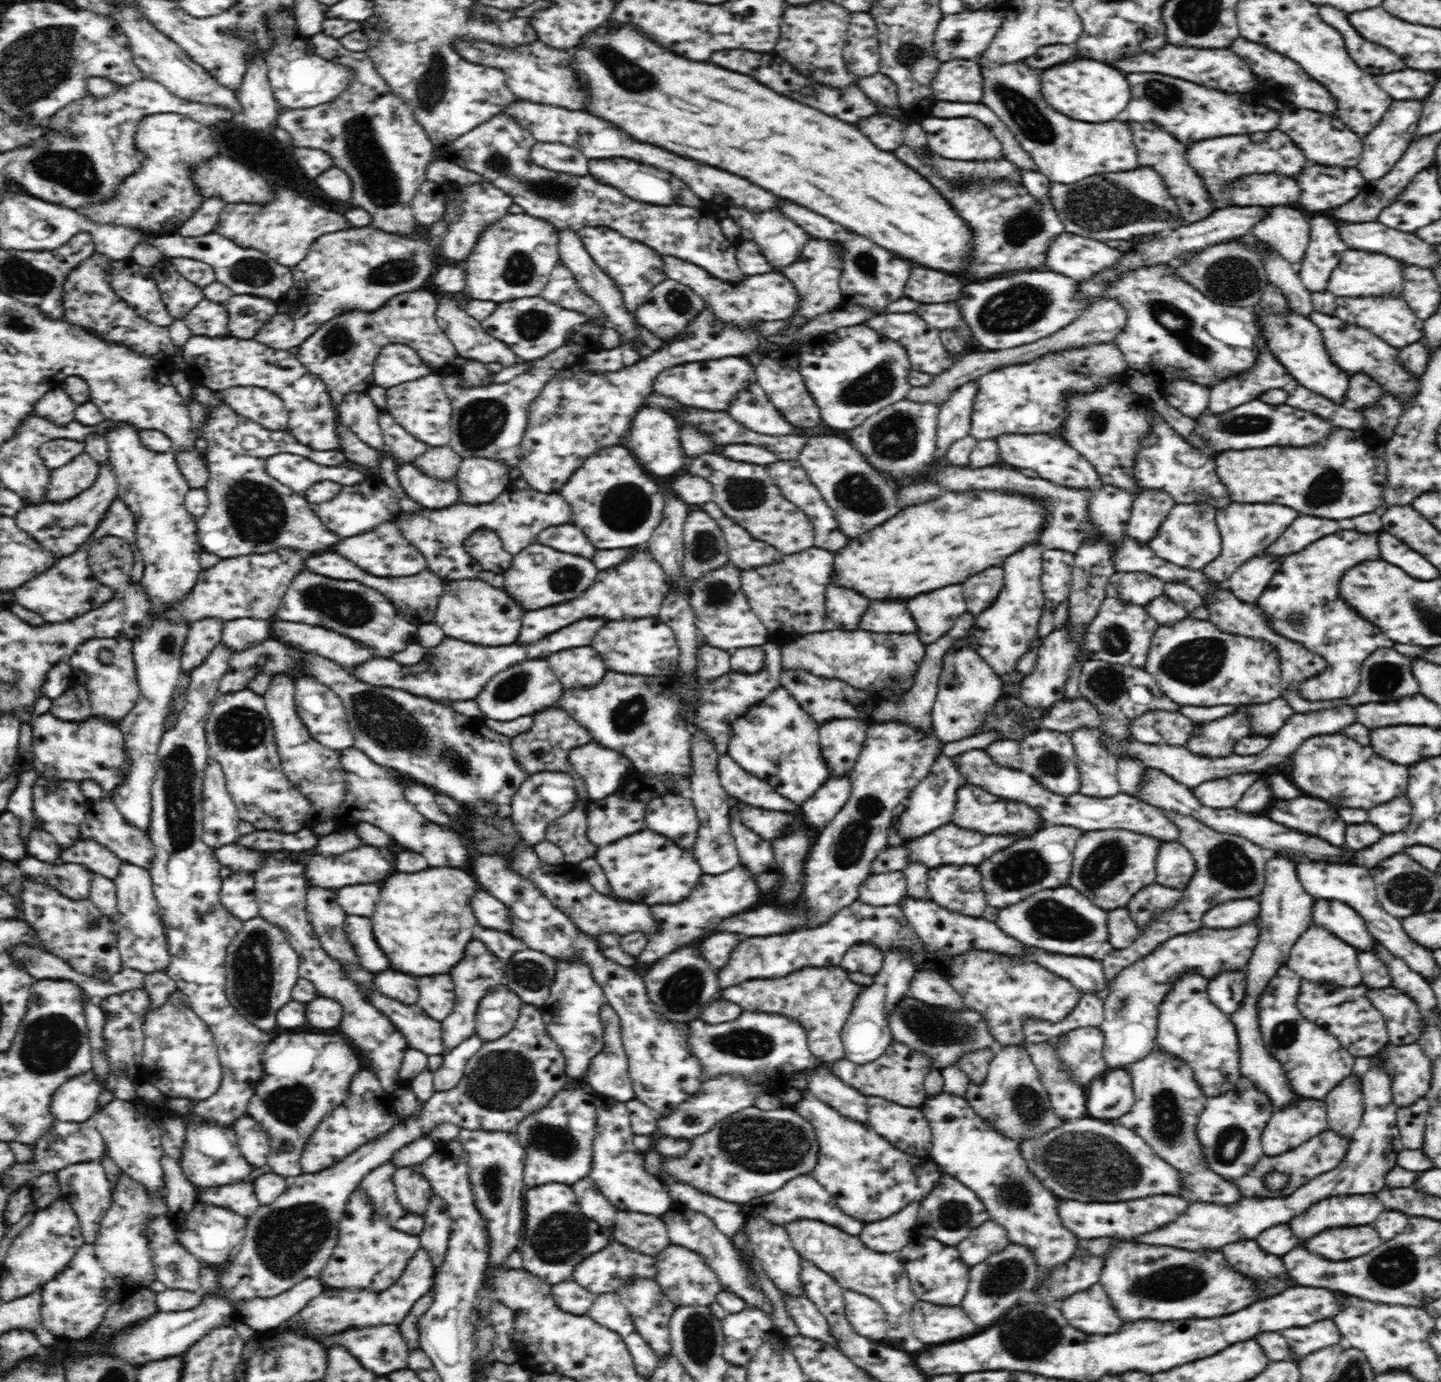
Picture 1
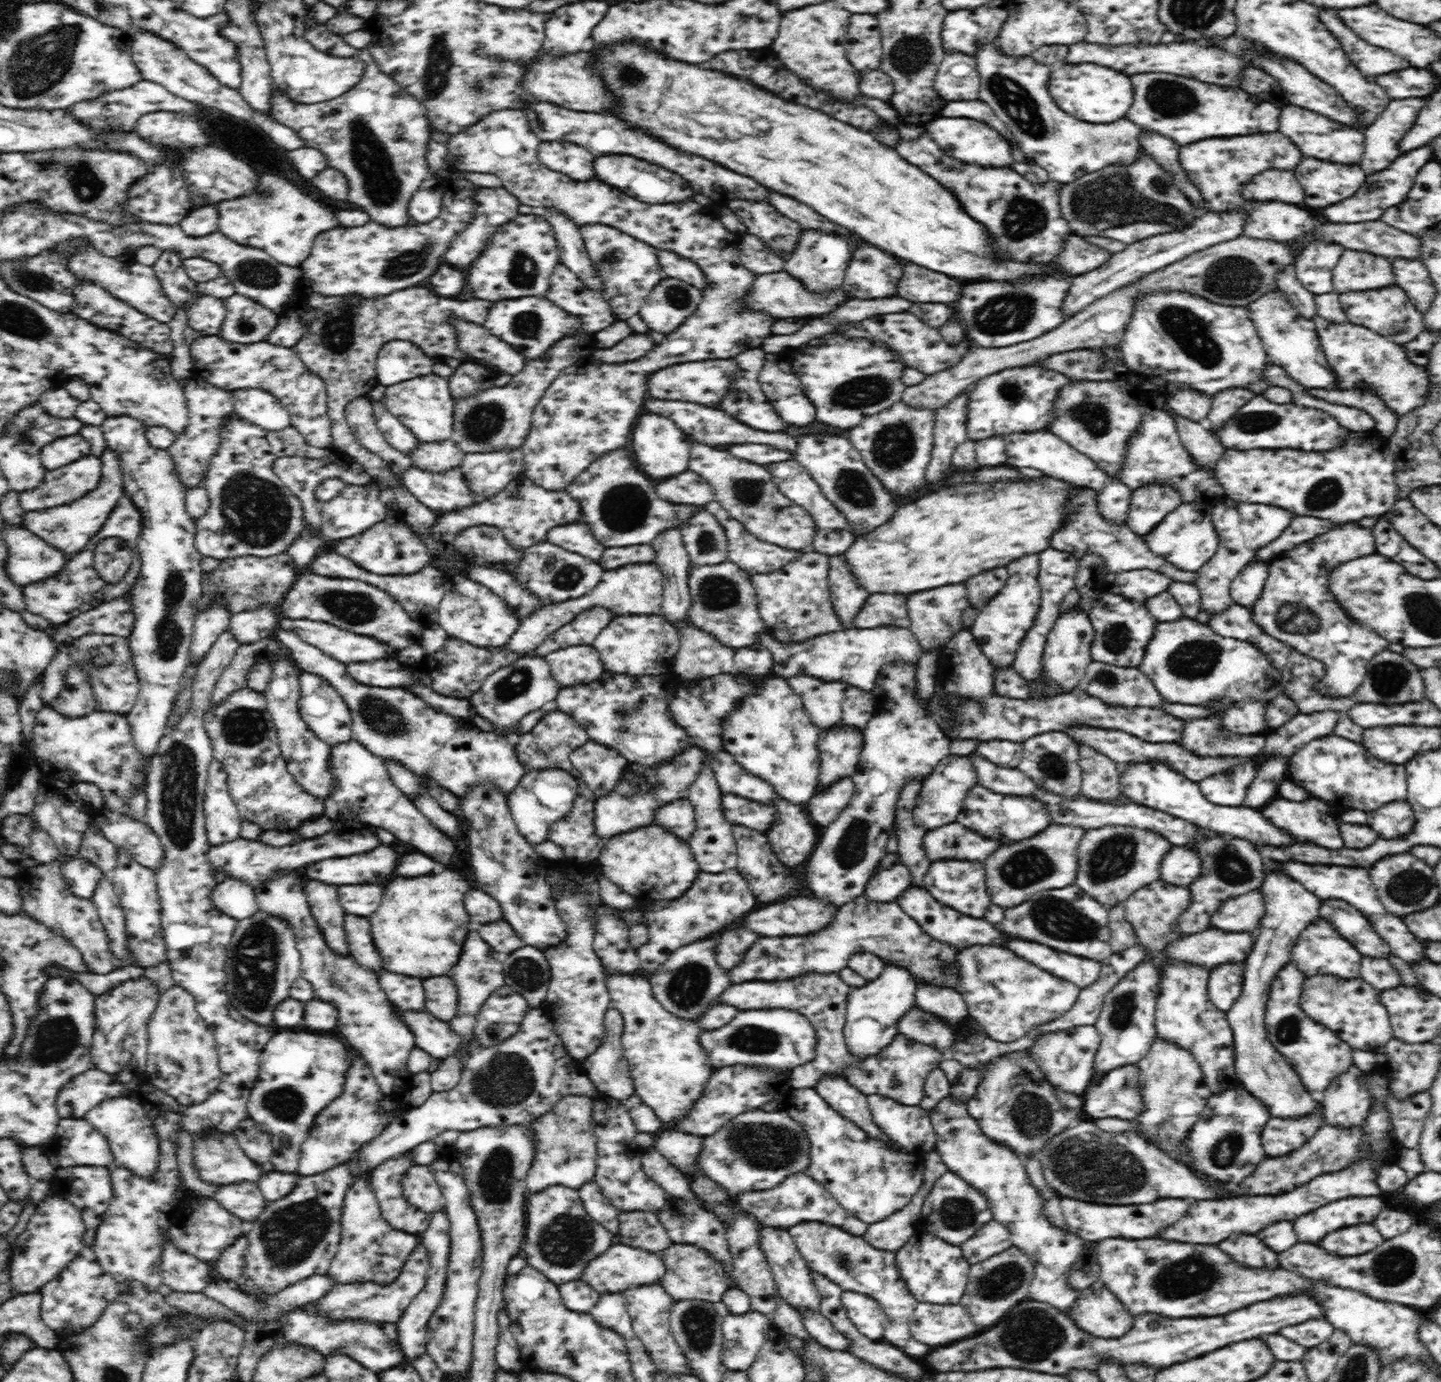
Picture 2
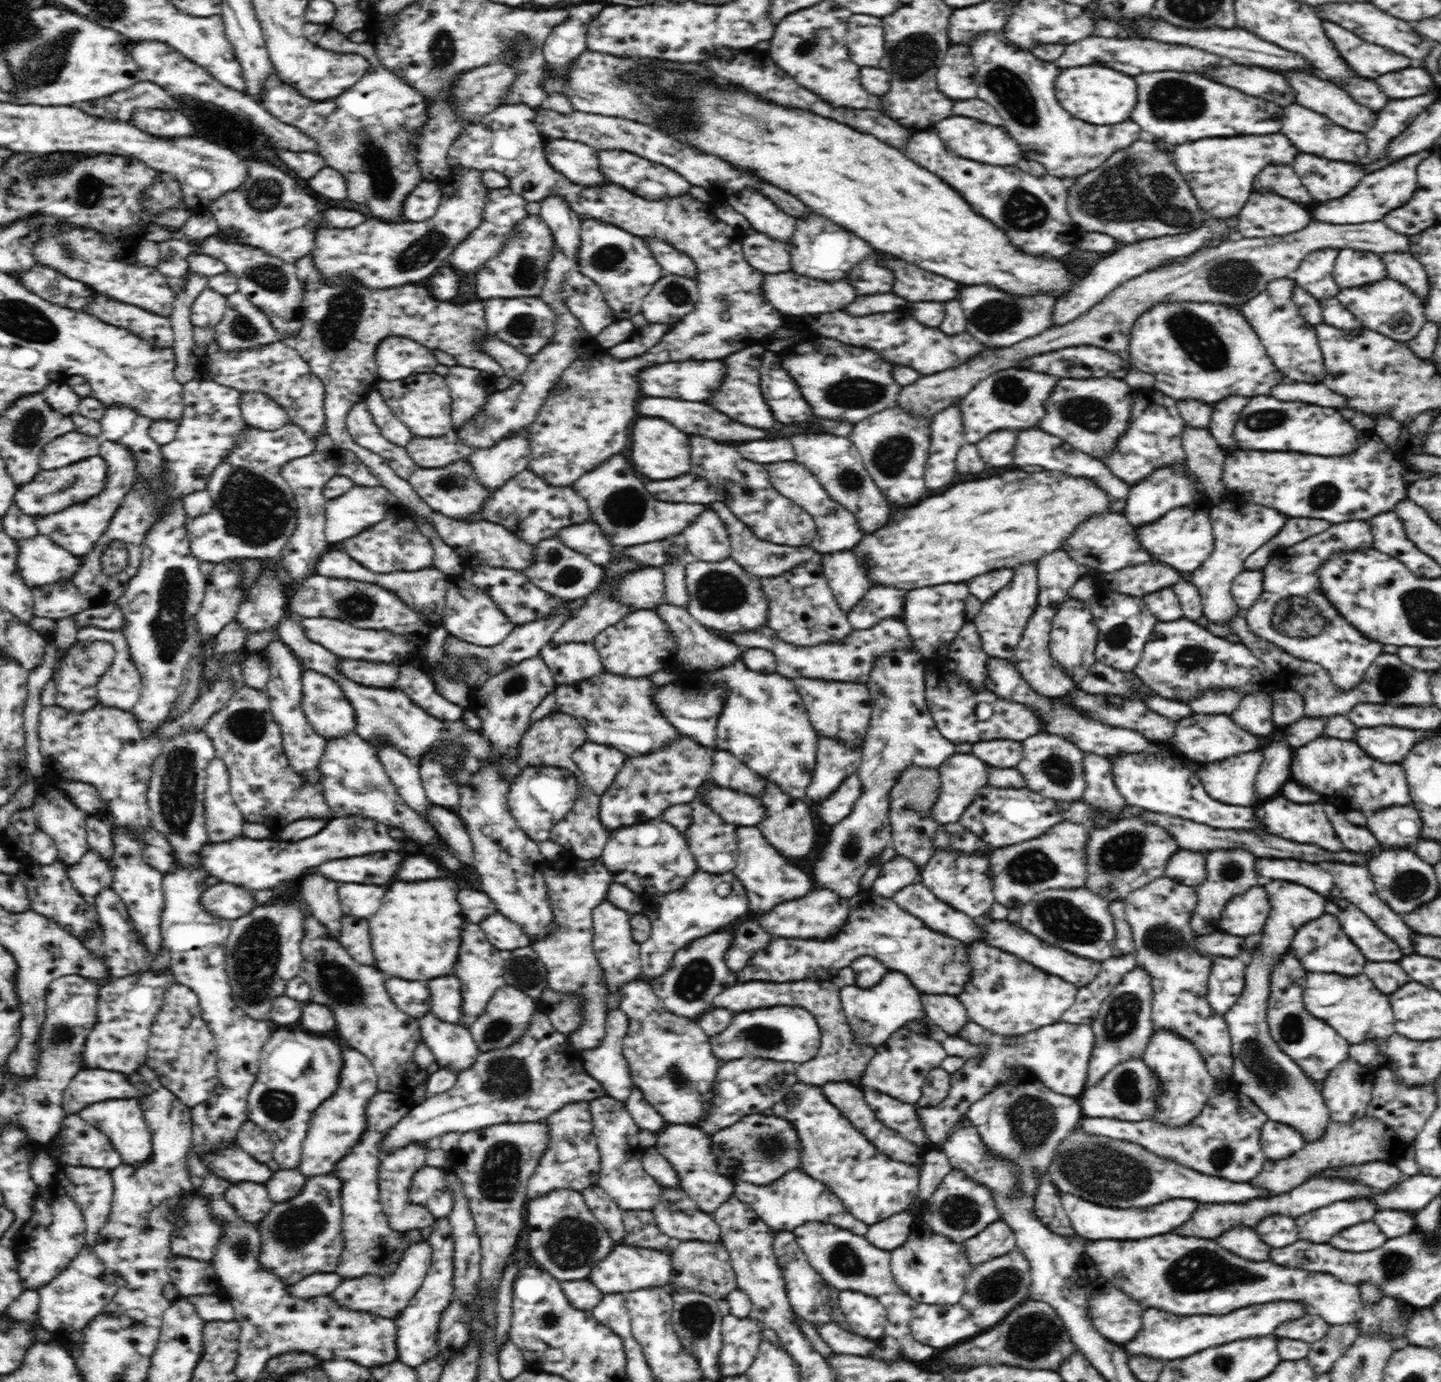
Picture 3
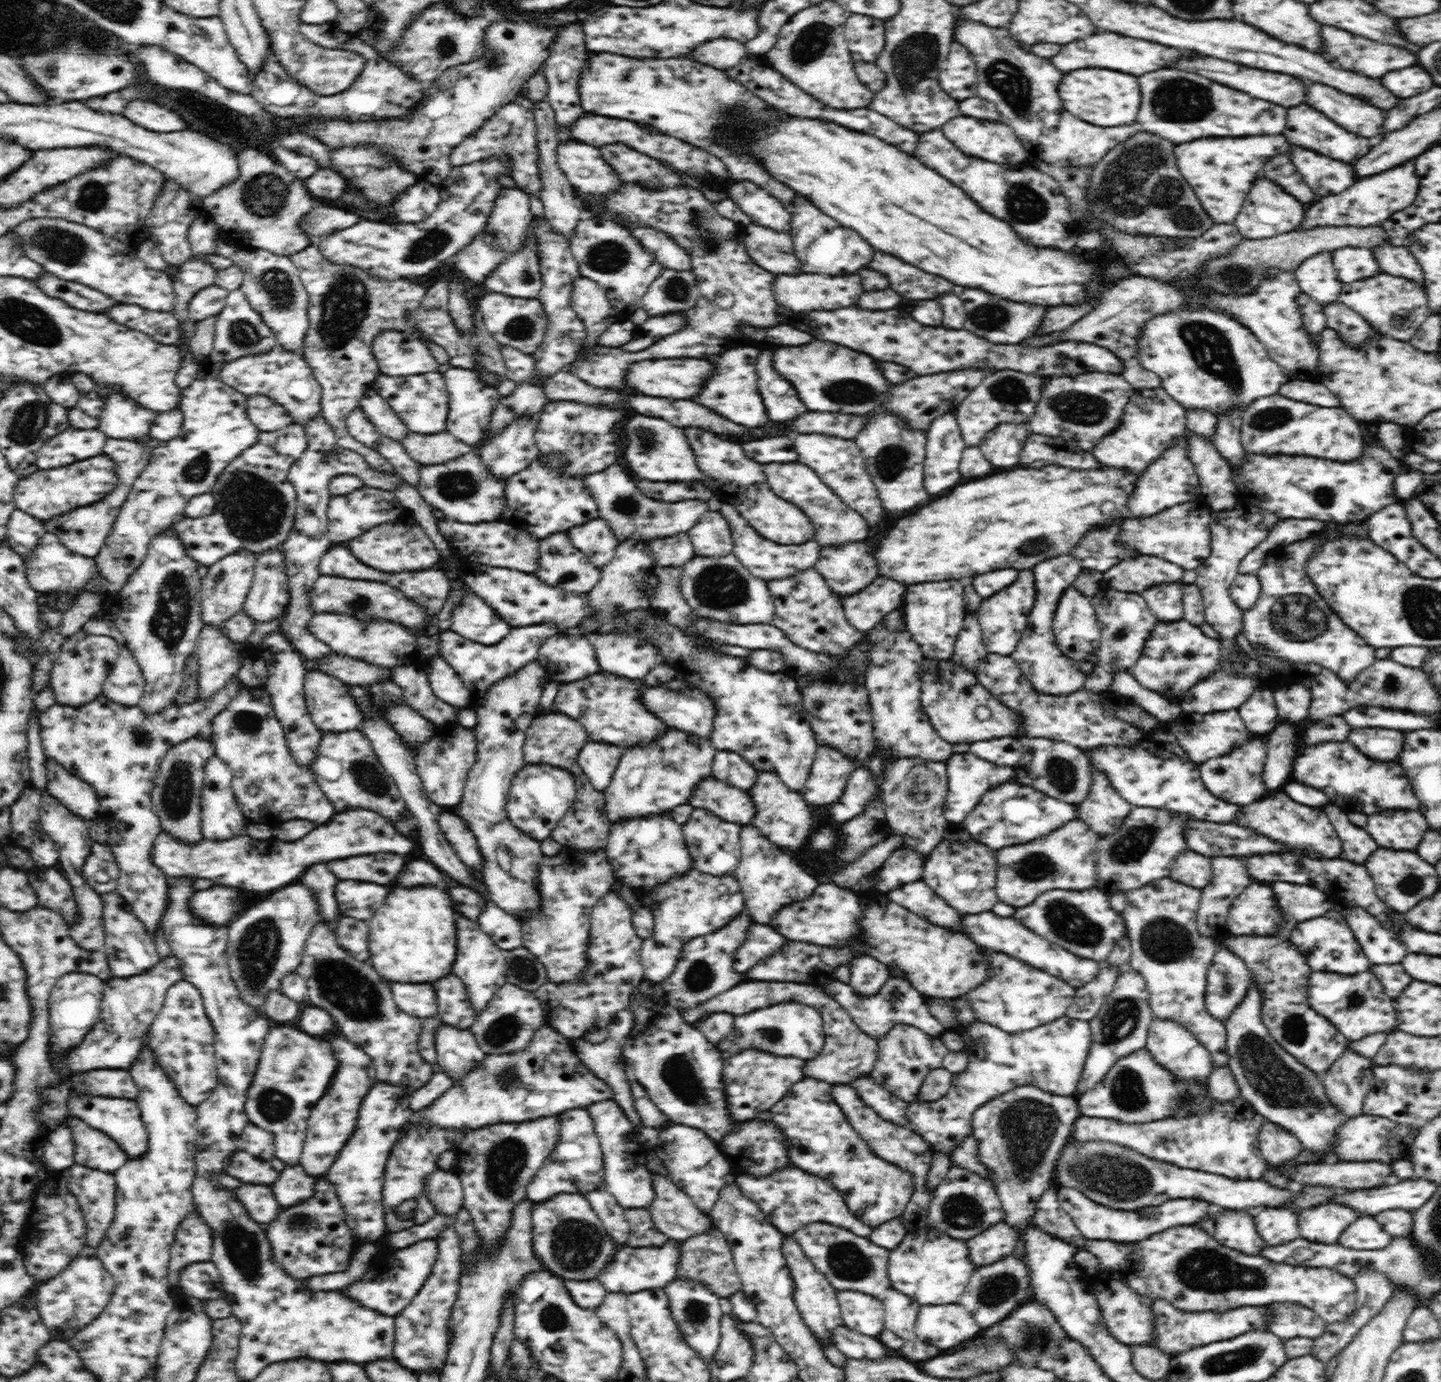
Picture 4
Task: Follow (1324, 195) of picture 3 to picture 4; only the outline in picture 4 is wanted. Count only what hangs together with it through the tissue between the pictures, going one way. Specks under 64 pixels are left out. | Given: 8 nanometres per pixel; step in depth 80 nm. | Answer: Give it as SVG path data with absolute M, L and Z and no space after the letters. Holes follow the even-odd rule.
M1312 150L1294 152L1292 162L1296 170L1302 174L1304 182L1314 188L1316 196L1340 194L1344 188L1350 188L1356 182L1354 168L1344 162L1336 162L1322 154L1314 154Z

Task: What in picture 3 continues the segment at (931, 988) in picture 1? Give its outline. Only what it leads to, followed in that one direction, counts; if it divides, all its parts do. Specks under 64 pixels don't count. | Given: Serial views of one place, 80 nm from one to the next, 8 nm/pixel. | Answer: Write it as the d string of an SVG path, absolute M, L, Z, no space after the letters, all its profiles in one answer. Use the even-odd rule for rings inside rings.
M921 993L921 1003L927 1020L936 1024L941 1034L956 1035L970 1021L956 995Z

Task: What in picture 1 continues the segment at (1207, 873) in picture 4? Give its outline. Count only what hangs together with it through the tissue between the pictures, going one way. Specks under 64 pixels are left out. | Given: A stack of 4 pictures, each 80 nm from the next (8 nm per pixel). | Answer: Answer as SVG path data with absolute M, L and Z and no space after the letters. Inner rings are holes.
M1162 841L1155 864L1155 882L1162 886L1184 890L1190 882L1196 863L1192 853L1178 842Z

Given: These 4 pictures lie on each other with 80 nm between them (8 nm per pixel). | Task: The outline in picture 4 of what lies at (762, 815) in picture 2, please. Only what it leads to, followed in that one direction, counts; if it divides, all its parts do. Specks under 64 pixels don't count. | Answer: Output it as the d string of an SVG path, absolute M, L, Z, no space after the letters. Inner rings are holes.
M712 775L696 786L689 804L693 808L702 808L726 822L742 825L749 825L757 814L756 806L748 792Z

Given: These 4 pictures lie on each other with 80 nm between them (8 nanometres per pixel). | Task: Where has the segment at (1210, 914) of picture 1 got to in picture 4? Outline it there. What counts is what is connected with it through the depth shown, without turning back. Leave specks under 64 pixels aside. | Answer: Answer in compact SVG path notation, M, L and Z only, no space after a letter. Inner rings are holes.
M1254 882L1232 902L1226 928L1233 936L1268 936L1275 934L1284 920L1277 907L1270 884Z

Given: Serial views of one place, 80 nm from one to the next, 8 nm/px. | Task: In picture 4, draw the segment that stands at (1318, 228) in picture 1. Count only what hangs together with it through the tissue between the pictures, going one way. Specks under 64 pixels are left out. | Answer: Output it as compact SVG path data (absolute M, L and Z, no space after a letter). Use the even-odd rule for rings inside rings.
M1332 251L1306 258L1293 273L1301 293L1316 304L1328 306L1340 300L1343 282L1338 280L1338 273L1332 262Z

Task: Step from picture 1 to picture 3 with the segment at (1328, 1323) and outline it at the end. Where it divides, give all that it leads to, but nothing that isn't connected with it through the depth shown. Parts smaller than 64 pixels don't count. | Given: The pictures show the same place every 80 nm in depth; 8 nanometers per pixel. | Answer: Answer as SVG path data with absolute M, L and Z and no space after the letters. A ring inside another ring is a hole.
M1313 1312L1303 1315L1303 1318L1283 1323L1274 1331L1274 1336L1290 1340L1302 1340L1313 1343L1322 1340L1329 1330L1329 1325Z

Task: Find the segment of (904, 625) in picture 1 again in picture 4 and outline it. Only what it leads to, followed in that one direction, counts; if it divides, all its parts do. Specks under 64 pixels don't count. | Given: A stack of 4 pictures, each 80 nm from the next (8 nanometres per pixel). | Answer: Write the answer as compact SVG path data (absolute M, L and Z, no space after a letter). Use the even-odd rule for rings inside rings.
M876 578L872 586L850 594L839 596L838 601L844 607L844 614L848 622L860 632L872 630L878 626L890 614L902 604L906 588L894 580L888 578Z

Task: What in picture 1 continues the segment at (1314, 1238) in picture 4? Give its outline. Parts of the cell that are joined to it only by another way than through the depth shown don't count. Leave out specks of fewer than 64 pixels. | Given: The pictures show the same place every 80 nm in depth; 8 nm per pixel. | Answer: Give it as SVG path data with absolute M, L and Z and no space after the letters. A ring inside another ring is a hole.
M1372 1194L1334 1196L1312 1206L1304 1214L1294 1216L1290 1220L1290 1228L1296 1237L1310 1238L1326 1228L1372 1224L1382 1212L1384 1206Z

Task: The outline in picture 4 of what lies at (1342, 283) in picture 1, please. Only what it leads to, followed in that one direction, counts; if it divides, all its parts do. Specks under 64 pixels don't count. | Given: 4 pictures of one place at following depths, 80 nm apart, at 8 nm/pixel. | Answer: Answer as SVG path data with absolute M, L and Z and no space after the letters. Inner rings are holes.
M1353 246L1333 250L1332 262L1338 273L1338 280L1350 284L1377 274L1380 271L1379 266L1370 250Z

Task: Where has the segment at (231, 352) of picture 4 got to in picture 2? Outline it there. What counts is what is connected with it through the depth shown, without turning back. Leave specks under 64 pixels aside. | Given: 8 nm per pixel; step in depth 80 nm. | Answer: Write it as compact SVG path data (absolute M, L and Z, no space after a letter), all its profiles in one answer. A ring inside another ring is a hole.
M234 294L225 302L226 319L218 336L238 344L267 340L267 335L274 330L278 321L272 310L240 294Z

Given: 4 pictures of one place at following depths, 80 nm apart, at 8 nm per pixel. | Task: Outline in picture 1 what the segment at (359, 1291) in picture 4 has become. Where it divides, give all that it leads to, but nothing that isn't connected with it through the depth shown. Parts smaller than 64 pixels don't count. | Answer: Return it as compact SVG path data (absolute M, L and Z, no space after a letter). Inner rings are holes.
M420 1248L408 1262L402 1277L387 1290L376 1292L326 1289L310 1300L296 1316L305 1334L330 1336L348 1328L367 1328L379 1325L400 1325L412 1311L415 1302L423 1298L435 1285L435 1267L430 1254Z

